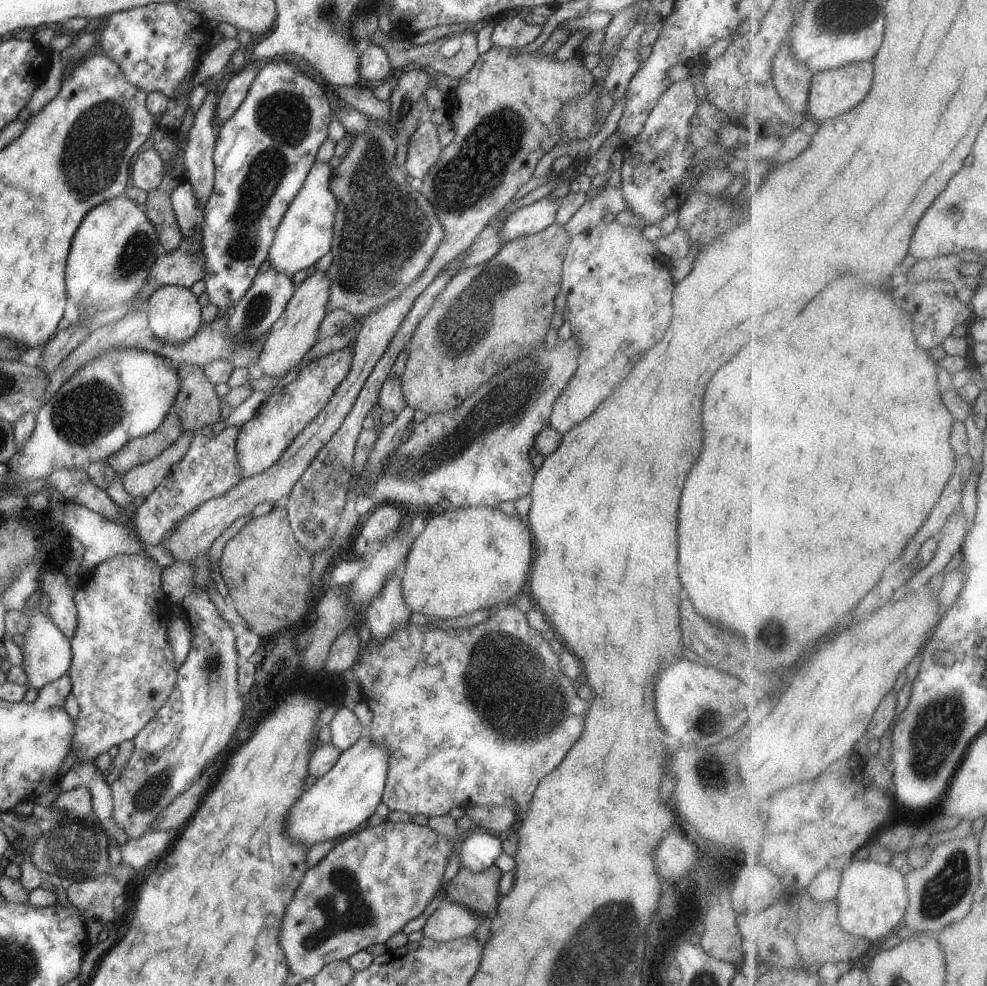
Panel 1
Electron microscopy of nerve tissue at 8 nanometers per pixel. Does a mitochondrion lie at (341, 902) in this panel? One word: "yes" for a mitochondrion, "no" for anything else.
yes

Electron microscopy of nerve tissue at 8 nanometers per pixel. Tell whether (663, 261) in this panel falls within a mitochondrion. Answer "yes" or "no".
no

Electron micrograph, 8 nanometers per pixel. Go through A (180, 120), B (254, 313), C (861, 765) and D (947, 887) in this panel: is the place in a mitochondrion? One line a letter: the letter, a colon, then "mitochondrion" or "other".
A: other
B: mitochondrion
C: other
D: mitochondrion

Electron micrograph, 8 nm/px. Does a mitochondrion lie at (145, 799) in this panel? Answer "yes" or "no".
yes

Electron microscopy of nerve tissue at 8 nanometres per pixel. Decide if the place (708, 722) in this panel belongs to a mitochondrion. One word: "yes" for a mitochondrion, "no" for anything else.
yes

